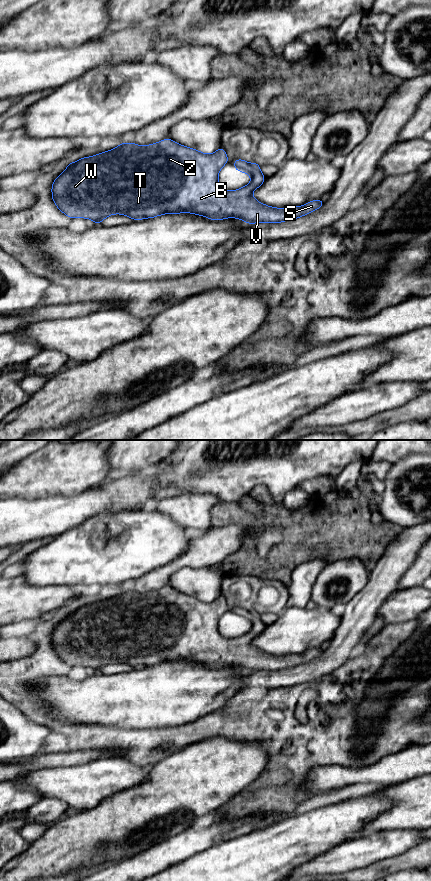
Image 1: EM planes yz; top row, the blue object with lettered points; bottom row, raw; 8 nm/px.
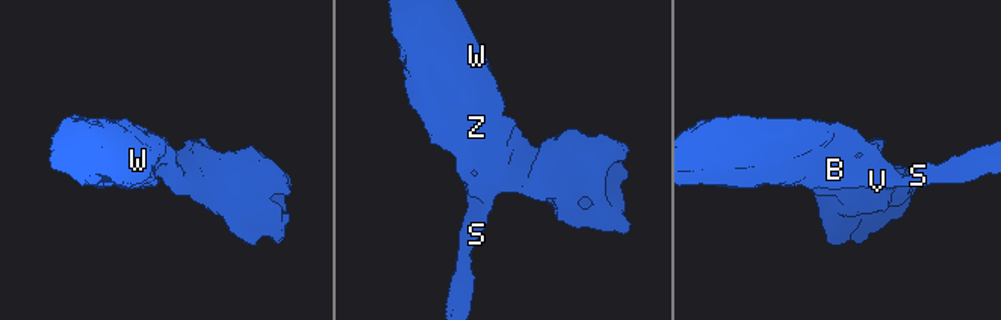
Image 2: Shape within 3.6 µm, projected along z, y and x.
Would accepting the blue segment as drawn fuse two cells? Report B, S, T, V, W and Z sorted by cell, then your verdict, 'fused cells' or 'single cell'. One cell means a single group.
B S T V W Z | single cell

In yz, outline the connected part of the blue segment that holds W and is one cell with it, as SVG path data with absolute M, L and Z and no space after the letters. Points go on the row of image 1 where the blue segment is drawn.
M169 138L145 146L121 143L112 150L69 163L52 184L52 199L71 219L82 217L96 224L113 214L141 220L178 213L192 213L210 220L238 218L248 224L280 223L305 216L324 204L320 199L303 206L274 208L258 202L252 192L264 183L265 177L259 163L251 164L242 159L234 161L234 168L250 175L251 181L238 190L226 191L218 182L218 174L227 163L222 147L212 154L204 154Z

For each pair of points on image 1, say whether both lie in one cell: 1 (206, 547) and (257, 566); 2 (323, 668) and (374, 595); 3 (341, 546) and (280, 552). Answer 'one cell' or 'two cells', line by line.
1: two cells
2: one cell
3: one cell

